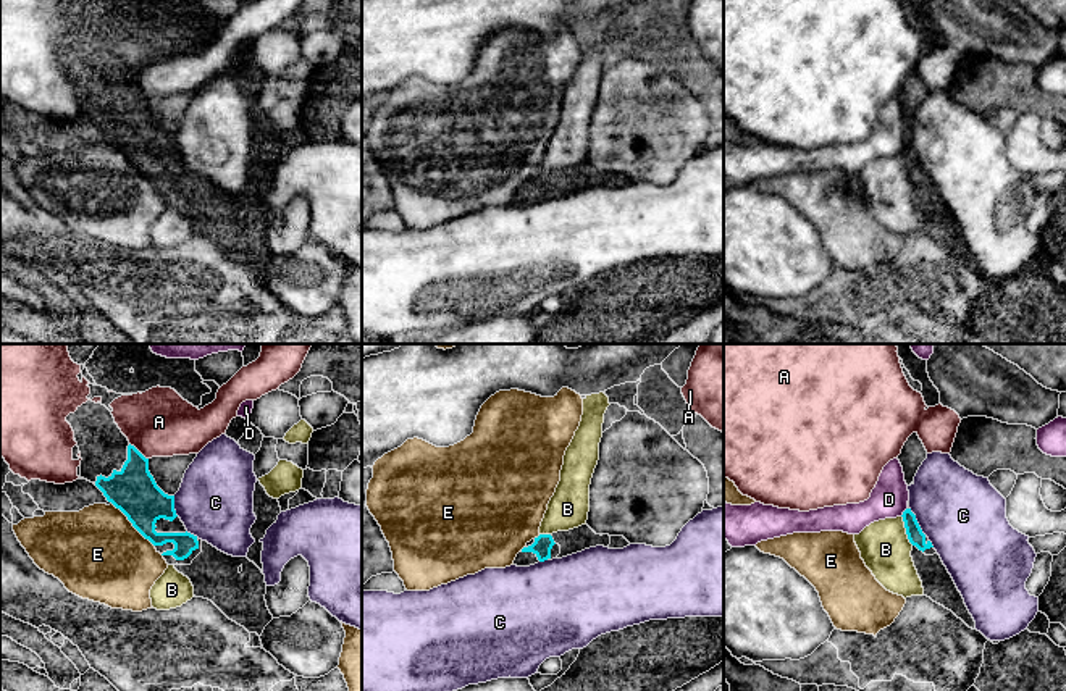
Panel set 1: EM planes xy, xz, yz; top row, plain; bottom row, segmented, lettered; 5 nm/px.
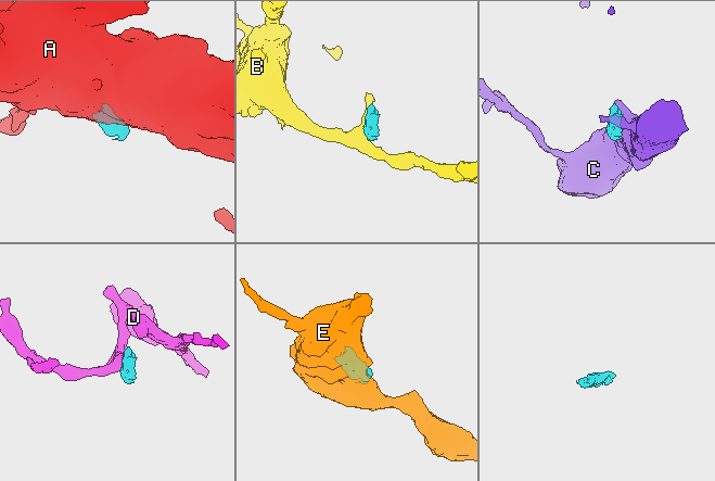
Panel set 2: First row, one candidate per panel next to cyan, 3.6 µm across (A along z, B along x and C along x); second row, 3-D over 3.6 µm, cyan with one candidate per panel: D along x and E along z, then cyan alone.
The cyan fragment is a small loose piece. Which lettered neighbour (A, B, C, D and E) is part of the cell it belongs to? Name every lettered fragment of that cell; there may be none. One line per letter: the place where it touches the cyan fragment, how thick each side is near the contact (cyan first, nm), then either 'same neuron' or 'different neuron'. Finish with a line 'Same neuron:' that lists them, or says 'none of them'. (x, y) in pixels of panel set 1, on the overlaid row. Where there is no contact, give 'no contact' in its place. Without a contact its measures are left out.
A: meets cyan in xy at (138, 451); 240 nm thick on the cyan side, 340 nm on the other; different neuron
B: meets cyan in yz at (906, 530); 80 nm thick on the cyan side, 260 nm on the other; different neuron
C: meets cyan in yz at (916, 522); 80 nm thick on the cyan side, 420 nm on the other; different neuron
D: meets cyan in yz at (903, 512); 80 nm thick on the cyan side, 190 nm on the other; different neuron
E: meets cyan in xy at (133, 525); 240 nm thick on the cyan side, 460 nm on the other; different neuron
Same neuron: none of them

